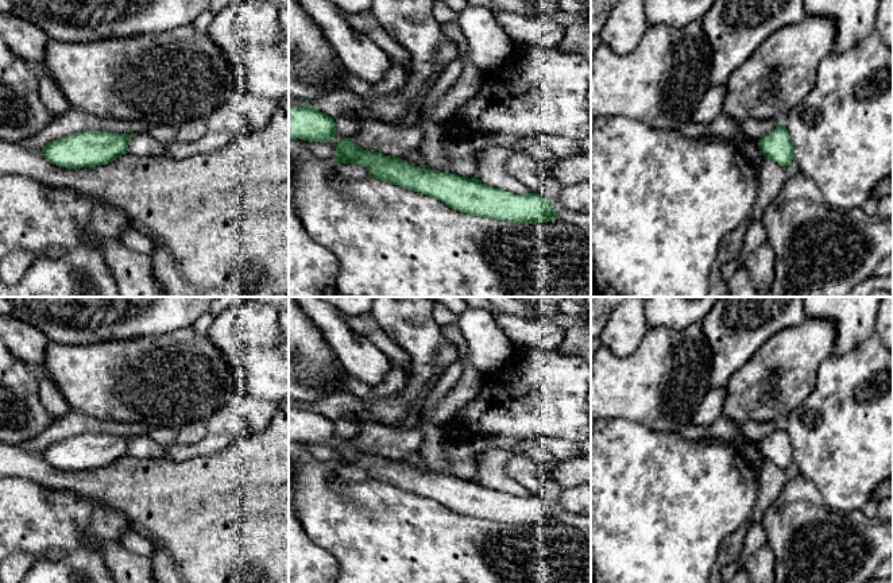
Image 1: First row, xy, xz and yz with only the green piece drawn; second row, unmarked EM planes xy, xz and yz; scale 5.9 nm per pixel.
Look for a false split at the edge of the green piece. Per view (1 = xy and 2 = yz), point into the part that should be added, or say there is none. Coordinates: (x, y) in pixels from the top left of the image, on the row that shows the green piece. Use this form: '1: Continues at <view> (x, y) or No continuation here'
1: No continuation here
2: No continuation here

